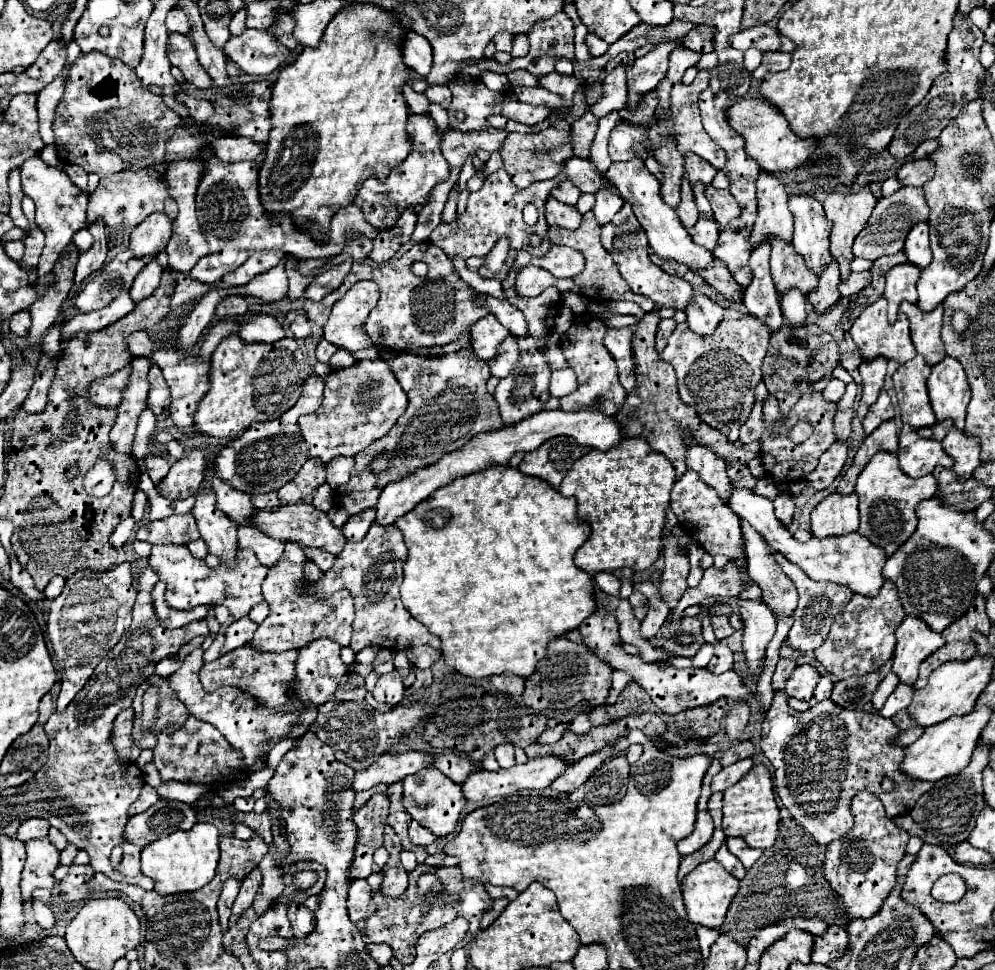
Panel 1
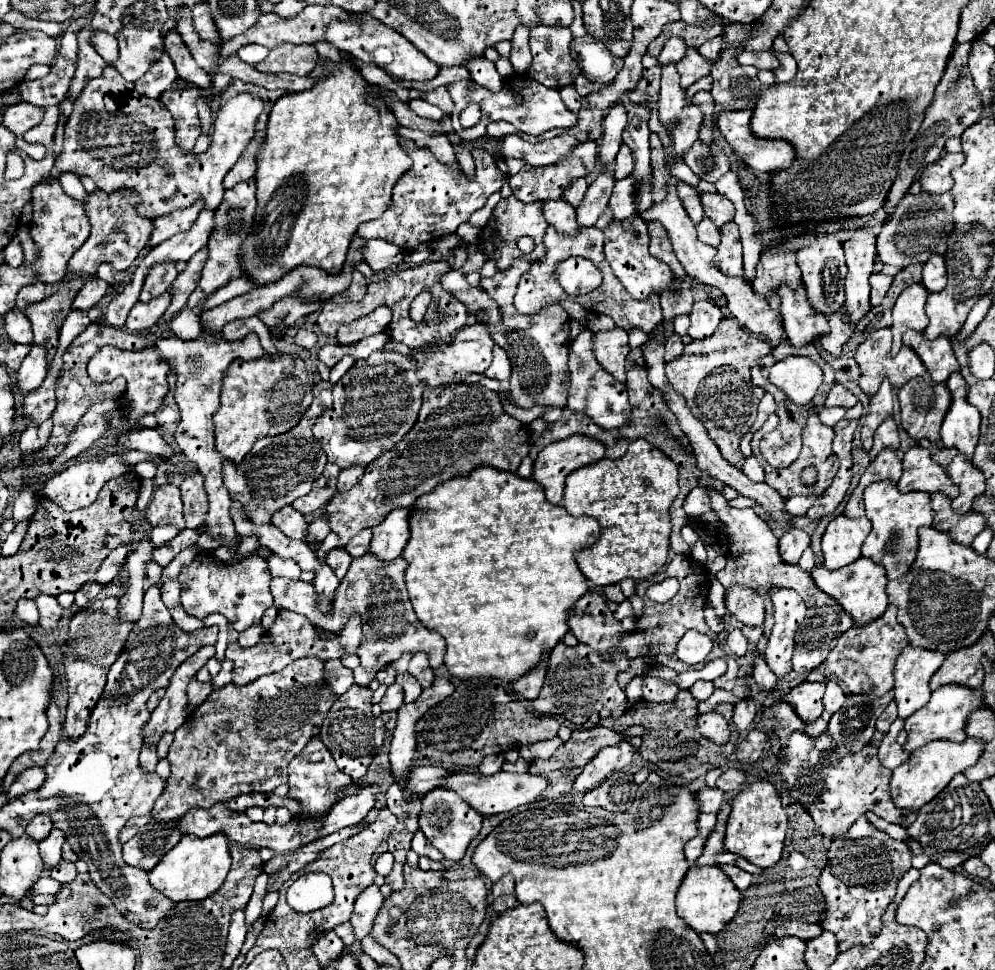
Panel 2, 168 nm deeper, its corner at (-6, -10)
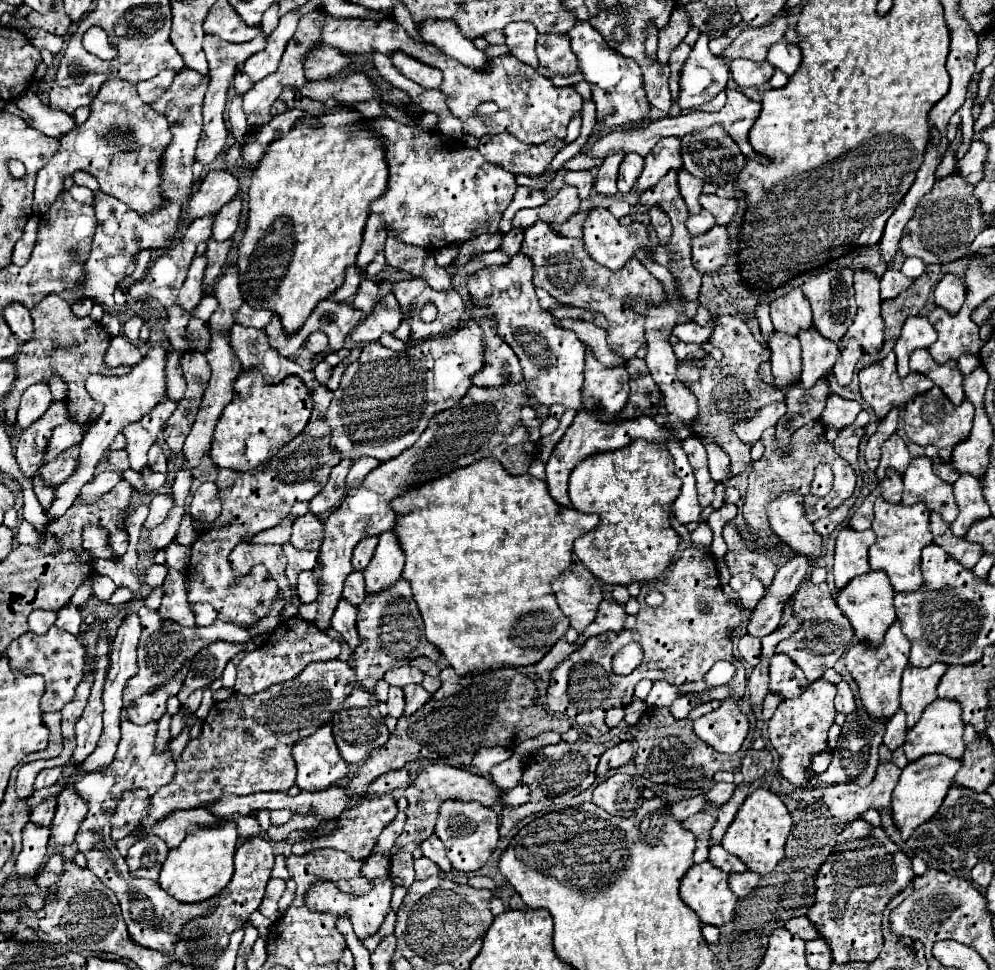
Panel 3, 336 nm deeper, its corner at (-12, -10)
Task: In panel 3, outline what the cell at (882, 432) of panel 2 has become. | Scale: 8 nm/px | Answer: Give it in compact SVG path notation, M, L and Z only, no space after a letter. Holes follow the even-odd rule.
M894 434L890 436L884 446L882 446L882 458L880 458L880 466L876 470L876 476L882 480L886 476L886 470L892 468L896 470L898 474L902 474L906 470L906 466L910 464L910 454L908 454L908 448L904 444L904 440Z

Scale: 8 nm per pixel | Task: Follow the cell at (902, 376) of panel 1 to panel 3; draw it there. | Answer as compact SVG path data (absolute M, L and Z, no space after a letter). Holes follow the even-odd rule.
M932 388L926 394L914 396L906 408L904 408L904 432L906 436L920 446L936 446L938 448L938 456L942 462L950 462L952 456L952 448L964 440L964 436L968 436L968 432L972 430L972 418L974 418L974 408L970 400L964 400L960 406L954 406L940 388Z

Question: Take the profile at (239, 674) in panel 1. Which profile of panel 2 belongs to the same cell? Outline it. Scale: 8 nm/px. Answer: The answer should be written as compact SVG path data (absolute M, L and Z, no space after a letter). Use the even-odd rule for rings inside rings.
M300 658L284 670L266 674L250 684L226 684L216 688L200 706L194 708L186 724L174 732L174 742L168 750L172 774L162 796L154 804L152 816L162 822L178 820L192 808L210 808L218 802L230 802L238 794L272 792L278 784L284 784L288 780L286 768L290 760L302 752L312 736L320 732L326 712L336 700L324 682L322 668L324 662L318 658Z

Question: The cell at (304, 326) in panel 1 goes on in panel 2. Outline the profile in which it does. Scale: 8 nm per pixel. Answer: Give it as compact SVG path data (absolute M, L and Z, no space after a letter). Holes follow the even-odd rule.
M298 328L296 336L294 336L294 342L302 348L312 348L318 342L318 336L316 336L316 332L312 332L308 328Z

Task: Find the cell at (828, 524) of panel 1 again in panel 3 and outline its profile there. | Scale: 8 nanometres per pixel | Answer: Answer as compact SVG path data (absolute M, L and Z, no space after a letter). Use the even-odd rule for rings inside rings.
M842 528L836 538L834 556L834 578L836 588L844 588L848 580L870 572L868 548L874 544L874 530L856 532L852 528Z

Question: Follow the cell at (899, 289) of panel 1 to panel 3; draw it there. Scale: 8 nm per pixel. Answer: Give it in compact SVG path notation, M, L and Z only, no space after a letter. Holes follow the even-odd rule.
M910 316L894 346L898 360L898 376L908 376L908 360L916 348L930 348L936 342L936 330L926 316Z

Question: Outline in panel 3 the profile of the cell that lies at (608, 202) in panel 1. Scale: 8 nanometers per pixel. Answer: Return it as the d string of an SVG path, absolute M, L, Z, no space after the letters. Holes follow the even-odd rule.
M662 138L652 148L652 152L644 160L642 176L638 178L636 192L642 194L644 190L652 188L662 176L666 176L670 170L680 170L680 140L678 138Z

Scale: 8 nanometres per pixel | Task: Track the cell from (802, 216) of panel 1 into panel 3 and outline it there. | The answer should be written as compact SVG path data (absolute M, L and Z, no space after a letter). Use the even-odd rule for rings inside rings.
M848 268L842 270L818 270L812 272L804 284L804 296L810 300L812 314L814 314L814 328L828 340L838 342L848 332L854 316L856 316L856 300L854 300L854 286L852 286L854 272Z

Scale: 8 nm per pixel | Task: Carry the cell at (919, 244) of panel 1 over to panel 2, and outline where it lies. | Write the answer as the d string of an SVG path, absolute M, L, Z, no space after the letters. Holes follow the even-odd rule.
M930 254L930 260L922 266L922 284L928 292L938 292L946 286L946 266L940 254Z

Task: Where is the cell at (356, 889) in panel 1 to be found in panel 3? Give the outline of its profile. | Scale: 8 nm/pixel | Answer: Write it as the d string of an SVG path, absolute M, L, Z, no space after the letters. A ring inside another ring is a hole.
M388 876L386 878L376 878L376 880L372 880L372 884L374 884L374 888L368 894L364 894L364 896L346 896L344 892L340 892L336 886L332 886L328 882L326 884L318 884L318 886L312 888L310 898L306 900L306 904L312 910L316 910L316 904L328 904L328 912L330 914L334 914L334 916L348 916L352 920L354 932L356 932L358 938L368 938L368 936L374 936L378 932L380 924L388 916L392 888L394 888L394 884L392 884L392 880Z

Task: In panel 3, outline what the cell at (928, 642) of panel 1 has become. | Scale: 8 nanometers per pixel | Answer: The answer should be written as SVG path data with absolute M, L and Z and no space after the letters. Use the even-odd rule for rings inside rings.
M932 664L930 668L916 668L916 666L906 666L902 674L902 692L900 692L900 704L902 710L906 712L906 726L912 728L924 708L932 704L936 696L936 686L940 678L946 672L946 664Z

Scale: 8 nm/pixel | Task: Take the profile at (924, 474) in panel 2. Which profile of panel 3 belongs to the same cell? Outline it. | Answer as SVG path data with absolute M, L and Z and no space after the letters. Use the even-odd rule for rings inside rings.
M922 456L914 458L908 464L908 470L904 472L904 492L902 492L902 504L912 506L916 502L924 502L930 512L938 512L944 522L952 524L958 516L958 504L954 500L952 486L940 480L934 470L932 462Z

